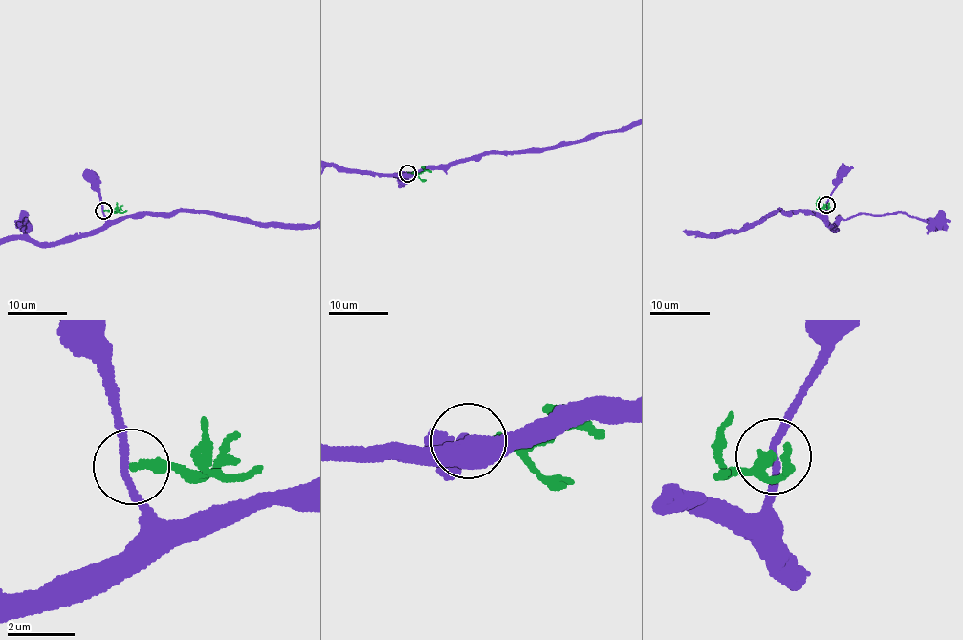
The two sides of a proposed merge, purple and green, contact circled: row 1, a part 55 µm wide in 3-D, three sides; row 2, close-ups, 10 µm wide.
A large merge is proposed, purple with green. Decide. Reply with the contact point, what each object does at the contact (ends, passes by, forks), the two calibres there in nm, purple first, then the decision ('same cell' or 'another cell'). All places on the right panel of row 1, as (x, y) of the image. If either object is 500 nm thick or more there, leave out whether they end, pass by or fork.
at (826, 205); purple passes by; green ends there; 200 nm thick on the purple side, 240 nm on the other; another cell

